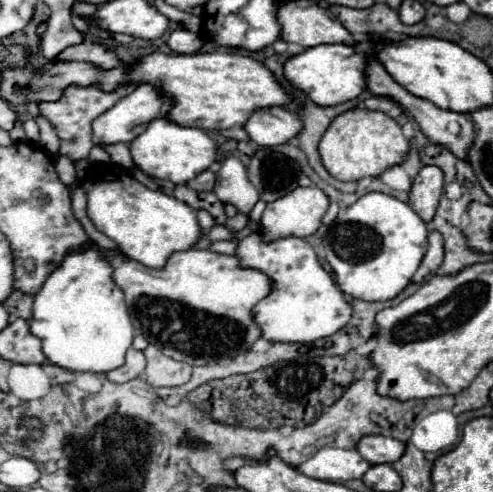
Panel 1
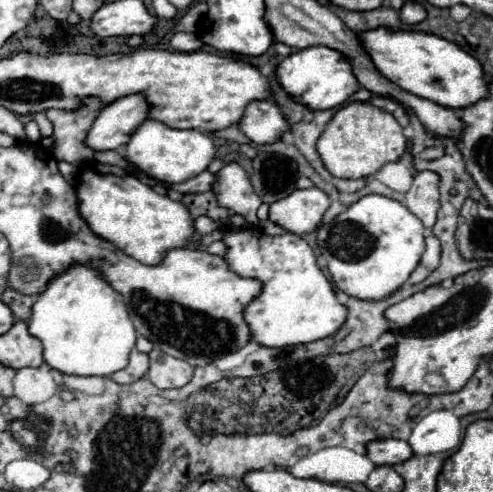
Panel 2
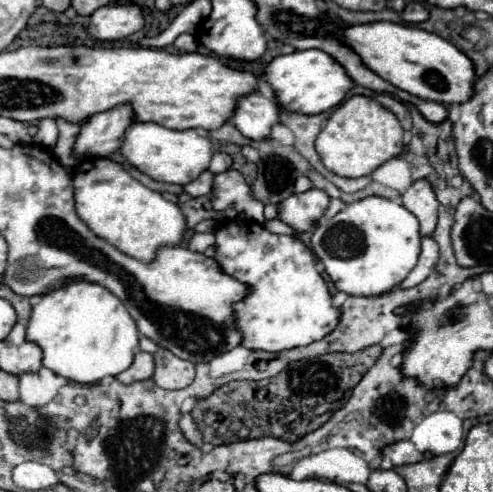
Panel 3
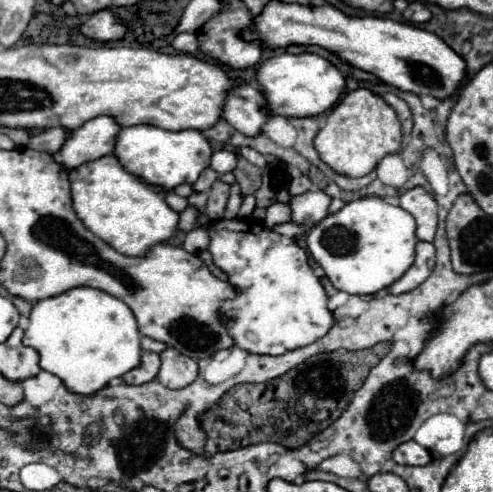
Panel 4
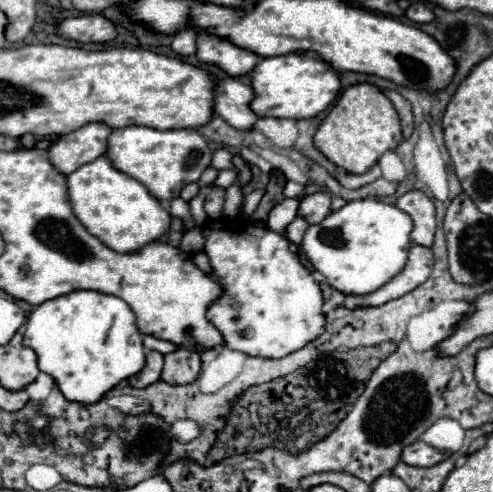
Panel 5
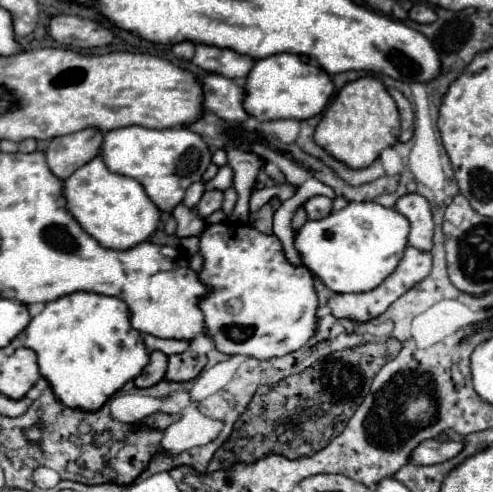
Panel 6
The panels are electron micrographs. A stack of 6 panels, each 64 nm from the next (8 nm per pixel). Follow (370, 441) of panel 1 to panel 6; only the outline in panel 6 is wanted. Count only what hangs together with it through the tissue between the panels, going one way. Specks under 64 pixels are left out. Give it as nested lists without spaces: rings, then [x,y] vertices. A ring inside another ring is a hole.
[[[424,440],[420,442],[410,456],[410,462],[414,466],[430,466],[430,464],[442,464],[450,458],[454,458],[462,450],[462,442],[436,442],[436,440]]]

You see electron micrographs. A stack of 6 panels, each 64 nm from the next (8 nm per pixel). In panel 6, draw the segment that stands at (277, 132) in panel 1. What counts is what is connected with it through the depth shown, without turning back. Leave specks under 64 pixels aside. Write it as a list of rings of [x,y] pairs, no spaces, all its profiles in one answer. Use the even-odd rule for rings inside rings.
[[[208,74],[200,80],[204,88],[204,106],[210,112],[214,112],[230,124],[242,124],[248,118],[248,112],[242,106],[246,98],[244,86],[240,86],[236,80],[216,74]]]

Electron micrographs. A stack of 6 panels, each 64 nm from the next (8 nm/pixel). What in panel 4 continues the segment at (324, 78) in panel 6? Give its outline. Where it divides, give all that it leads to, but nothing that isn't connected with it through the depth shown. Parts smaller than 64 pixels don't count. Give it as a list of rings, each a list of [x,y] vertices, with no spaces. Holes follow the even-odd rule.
[[[284,52],[280,56],[266,60],[258,68],[258,82],[266,92],[268,110],[284,118],[292,118],[292,116],[304,118],[304,116],[322,114],[338,102],[338,98],[346,88],[344,74],[332,62],[312,52],[302,52],[302,54]]]

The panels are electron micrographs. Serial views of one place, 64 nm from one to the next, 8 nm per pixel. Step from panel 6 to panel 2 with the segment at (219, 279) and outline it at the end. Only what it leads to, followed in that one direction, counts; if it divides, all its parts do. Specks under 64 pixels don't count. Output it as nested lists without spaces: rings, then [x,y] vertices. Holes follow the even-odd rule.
[[[258,226],[226,230],[226,260],[230,268],[246,278],[258,278],[262,292],[244,312],[252,330],[252,340],[268,348],[310,344],[336,332],[344,324],[348,310],[338,302],[336,290],[316,264],[314,250],[296,234],[268,236]]]

